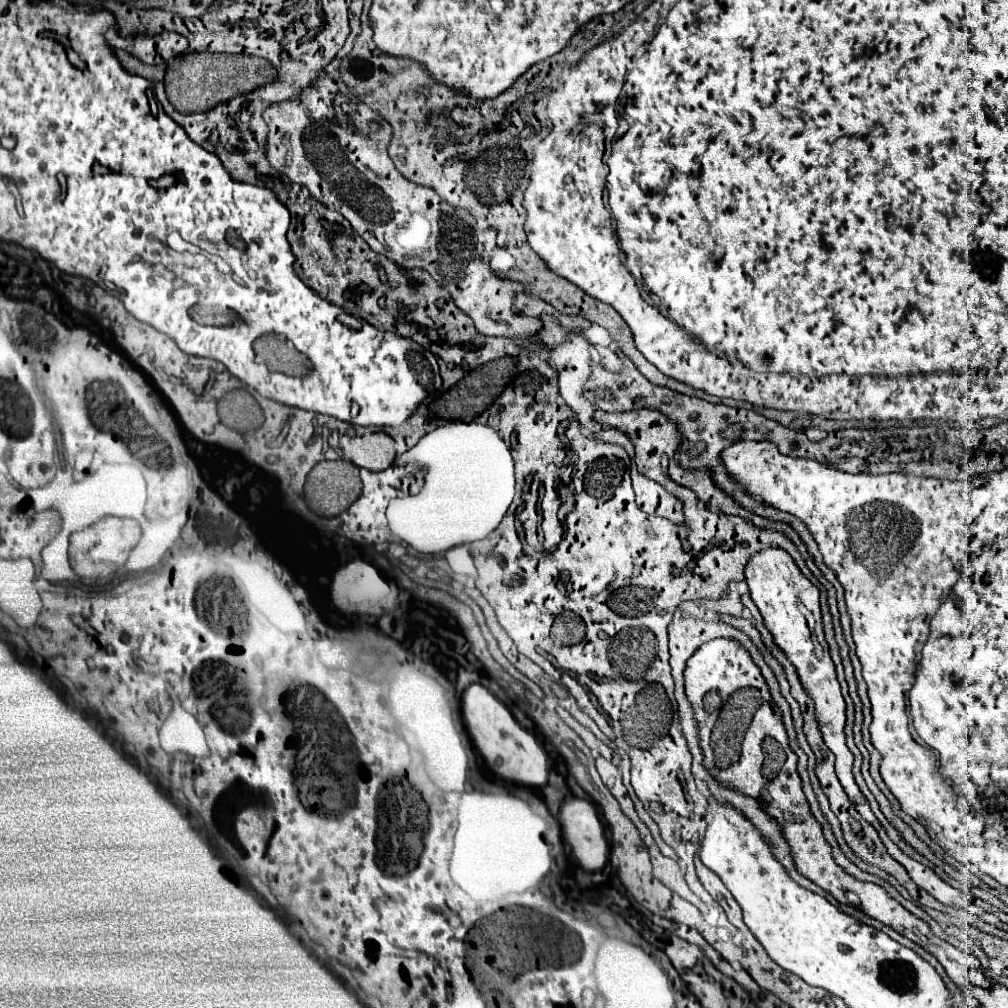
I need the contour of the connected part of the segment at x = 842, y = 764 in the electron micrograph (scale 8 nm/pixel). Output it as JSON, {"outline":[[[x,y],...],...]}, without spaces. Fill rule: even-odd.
{"outline":[[[768,547],[768,551],[758,551],[756,555],[752,555],[752,559],[748,559],[746,569],[746,583],[750,587],[750,597],[756,603],[756,607],[760,609],[766,627],[772,631],[774,641],[778,647],[782,647],[782,651],[788,655],[788,659],[794,663],[794,667],[798,669],[800,681],[806,687],[806,691],[812,695],[814,703],[816,703],[816,717],[824,735],[824,743],[828,745],[828,749],[836,755],[836,775],[846,791],[846,795],[850,797],[850,801],[856,805],[858,813],[878,831],[882,843],[886,845],[888,853],[902,863],[902,867],[908,871],[908,875],[912,877],[912,881],[926,889],[930,895],[934,895],[938,901],[942,901],[942,879],[936,877],[936,873],[910,859],[906,853],[902,853],[886,835],[886,831],[882,829],[880,821],[876,819],[876,815],[870,811],[866,797],[860,793],[854,775],[852,775],[852,763],[854,763],[854,755],[846,745],[846,733],[844,733],[844,725],[846,725],[846,705],[840,693],[840,685],[836,679],[836,671],[834,671],[834,663],[830,659],[830,653],[826,649],[826,639],[824,639],[824,629],[822,629],[822,615],[820,615],[820,593],[818,587],[814,583],[810,583],[802,571],[798,569],[798,565],[794,563],[794,559],[786,553],[780,551],[780,547]],[[818,645],[822,645],[822,653],[818,651]]]}

